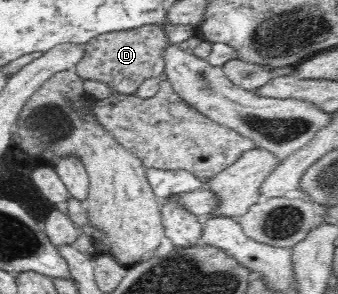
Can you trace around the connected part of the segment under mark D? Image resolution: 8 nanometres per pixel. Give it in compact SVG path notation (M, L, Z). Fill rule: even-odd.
M156 25L104 33L83 45L84 55L74 71L84 80L107 83L114 93L134 94L141 83L163 72L165 66L162 53L170 44L164 30Z

